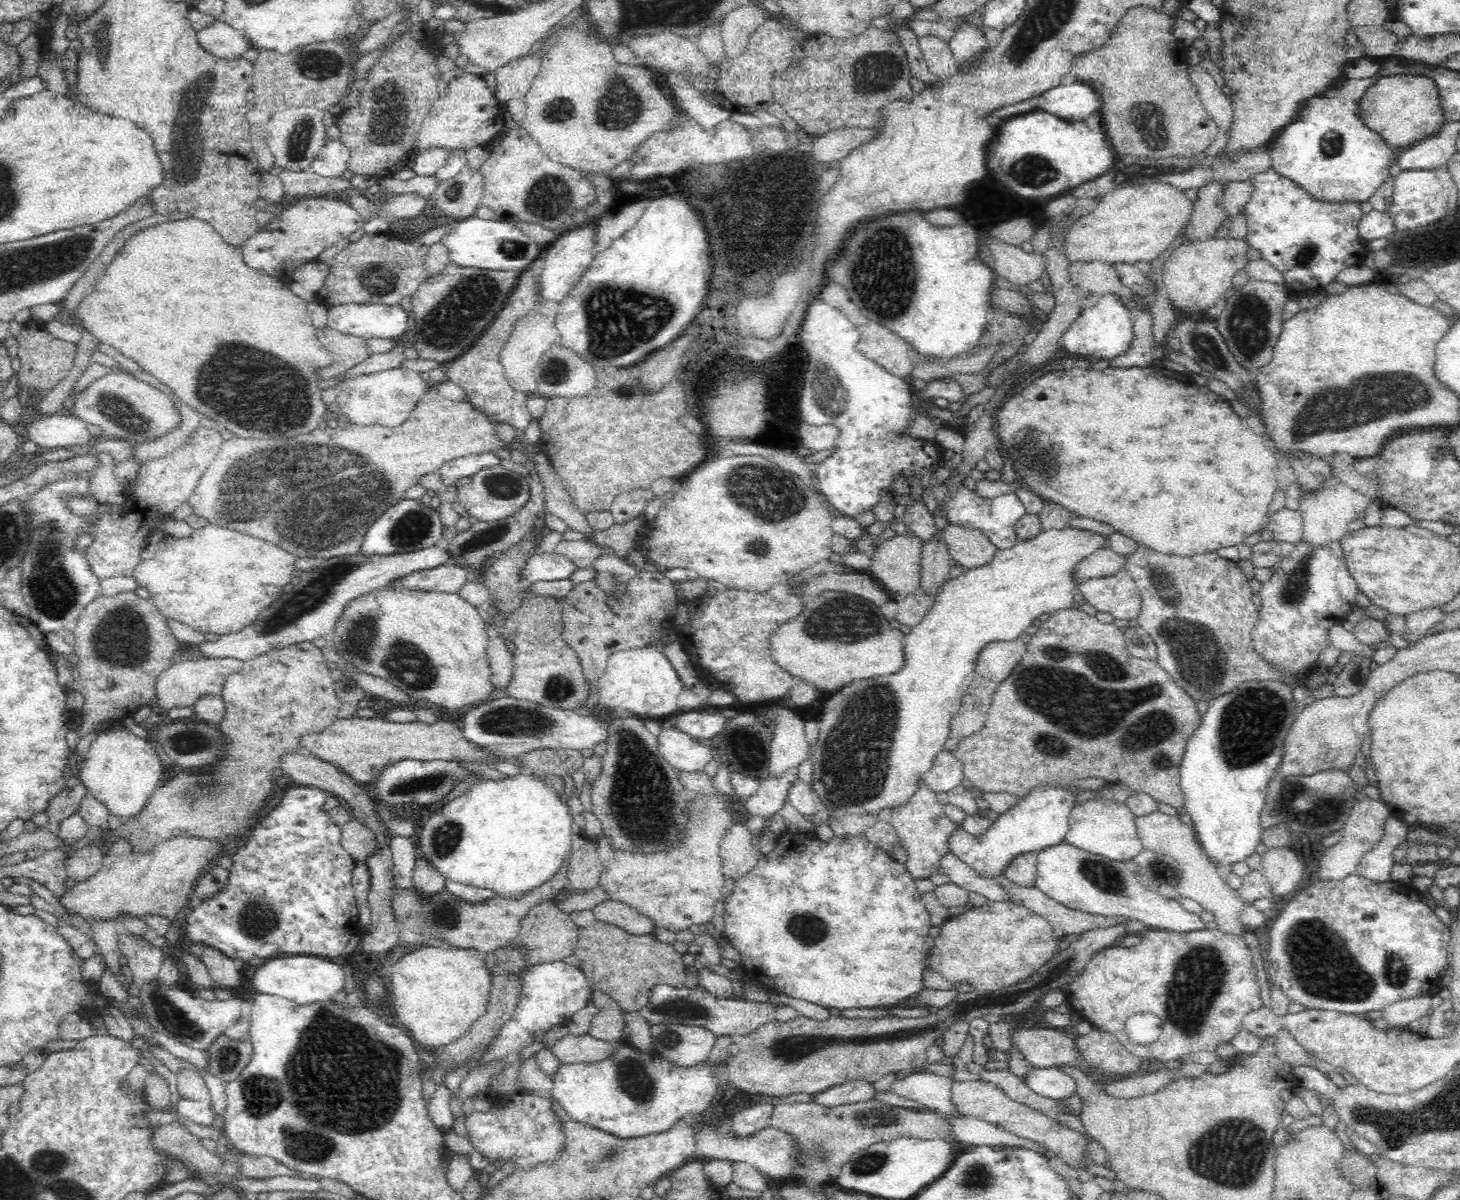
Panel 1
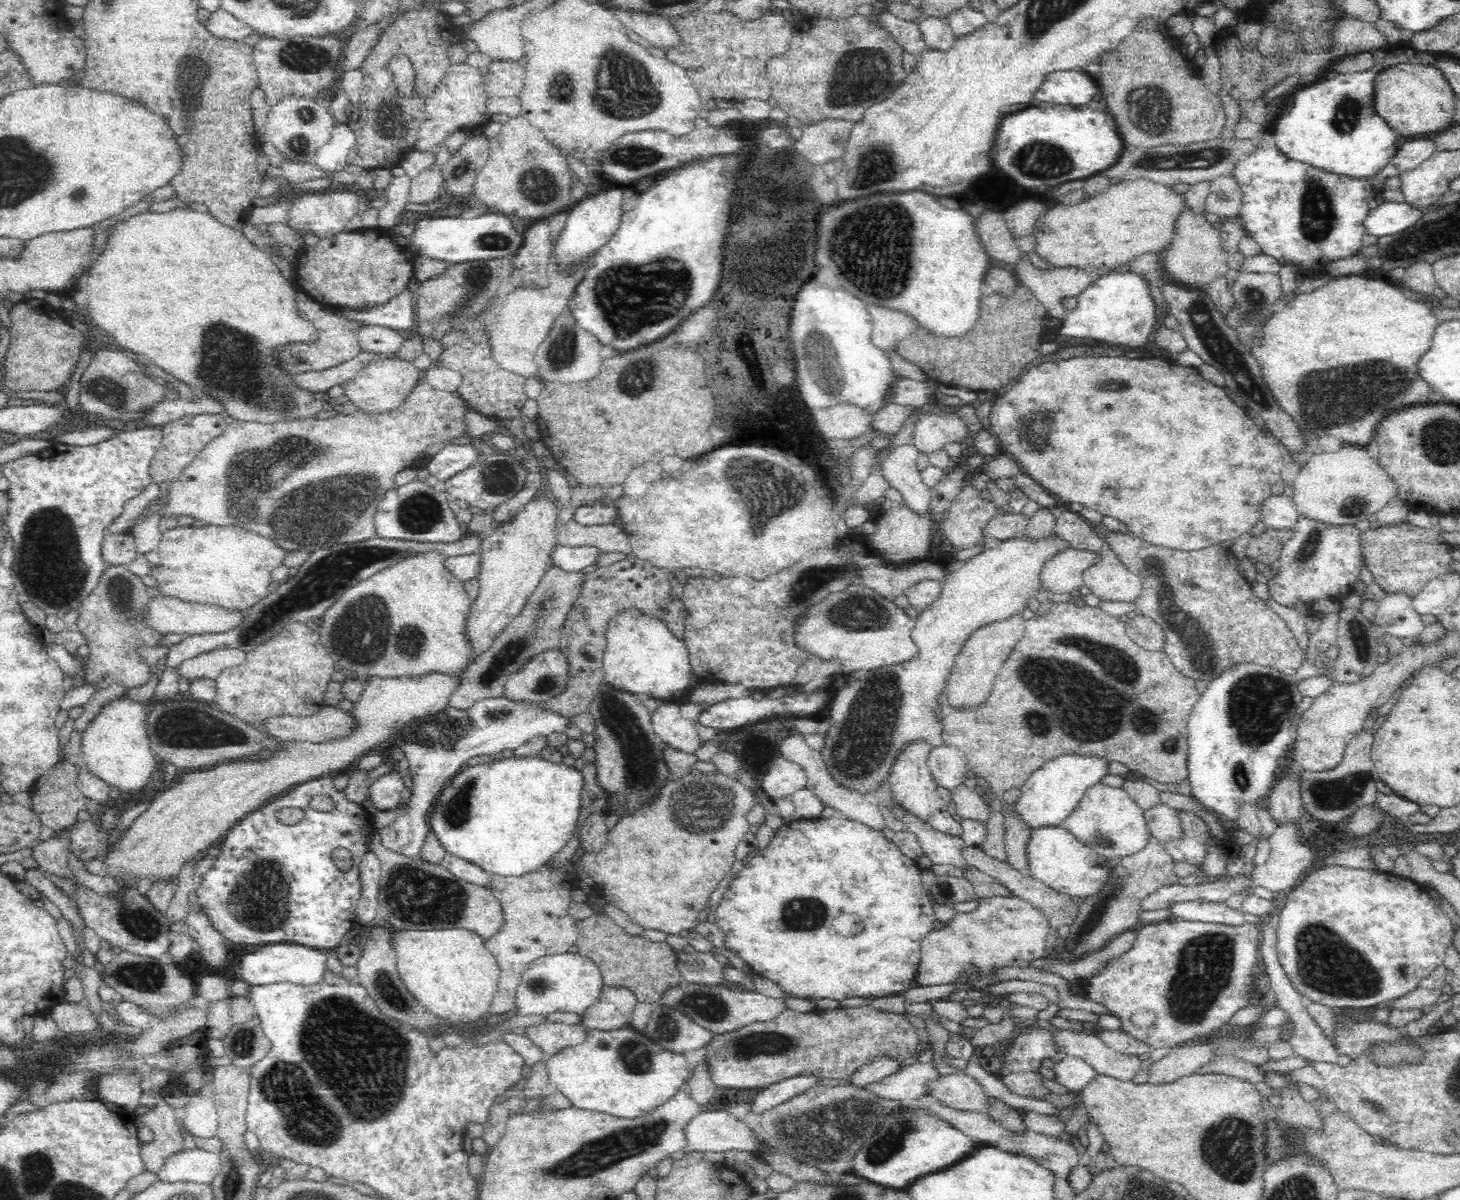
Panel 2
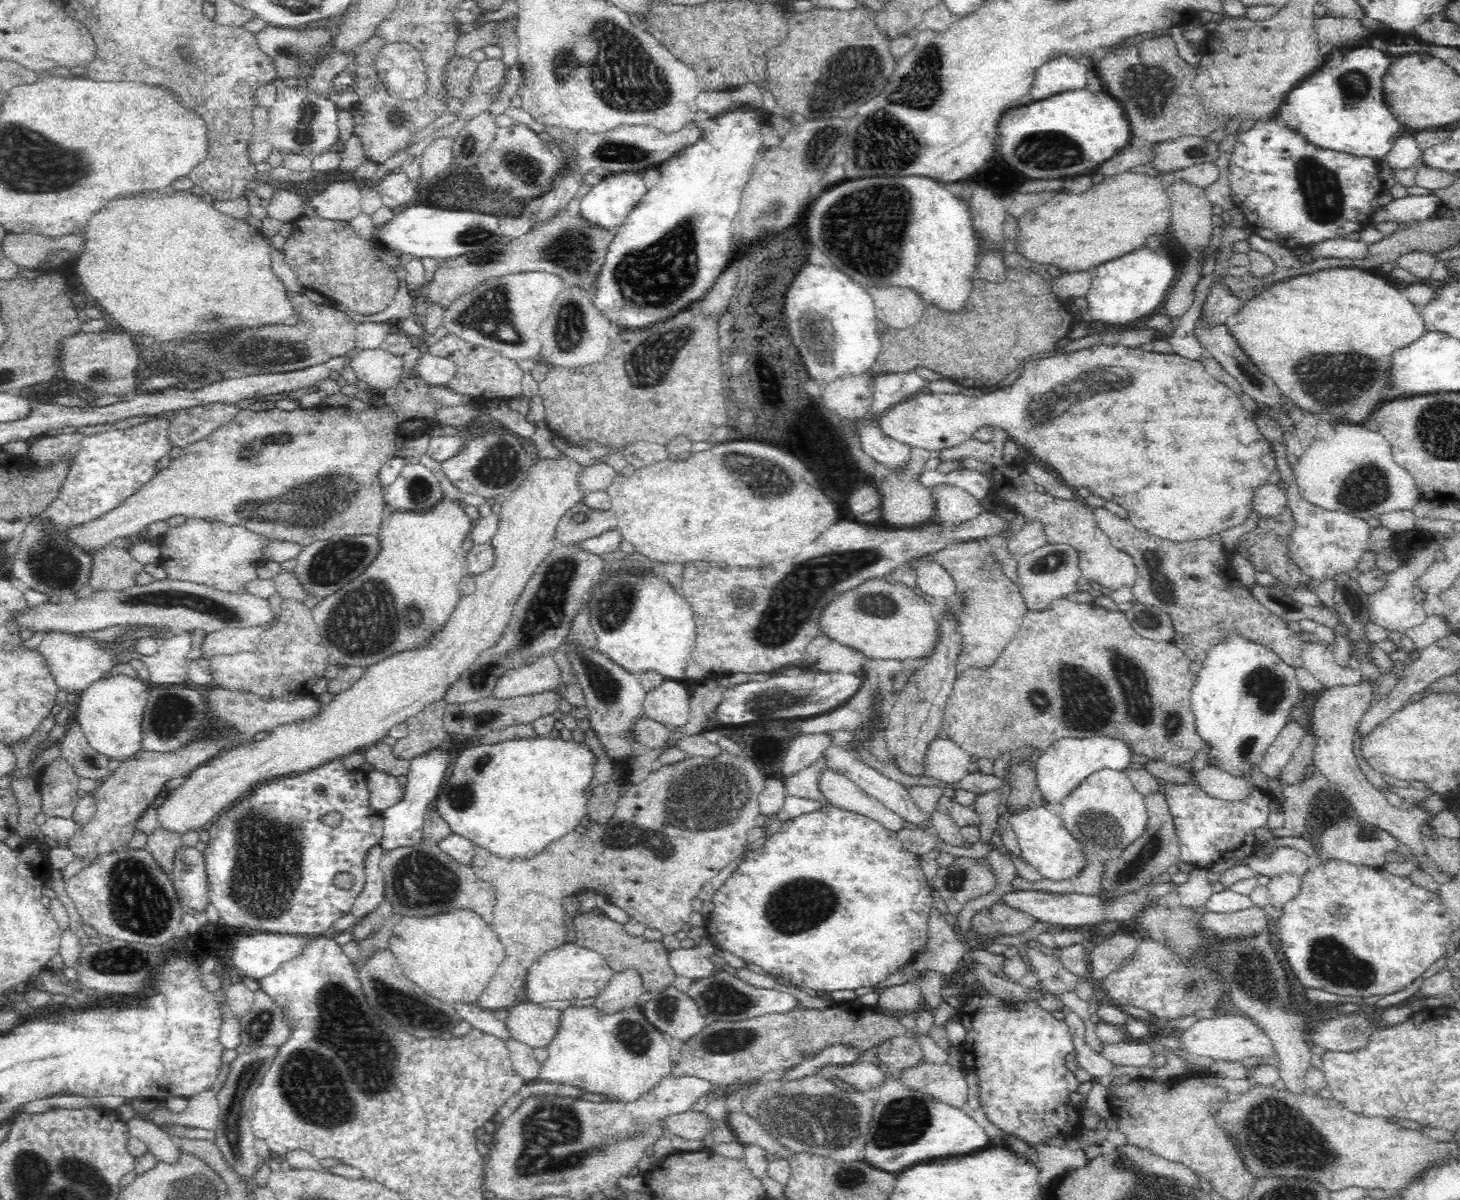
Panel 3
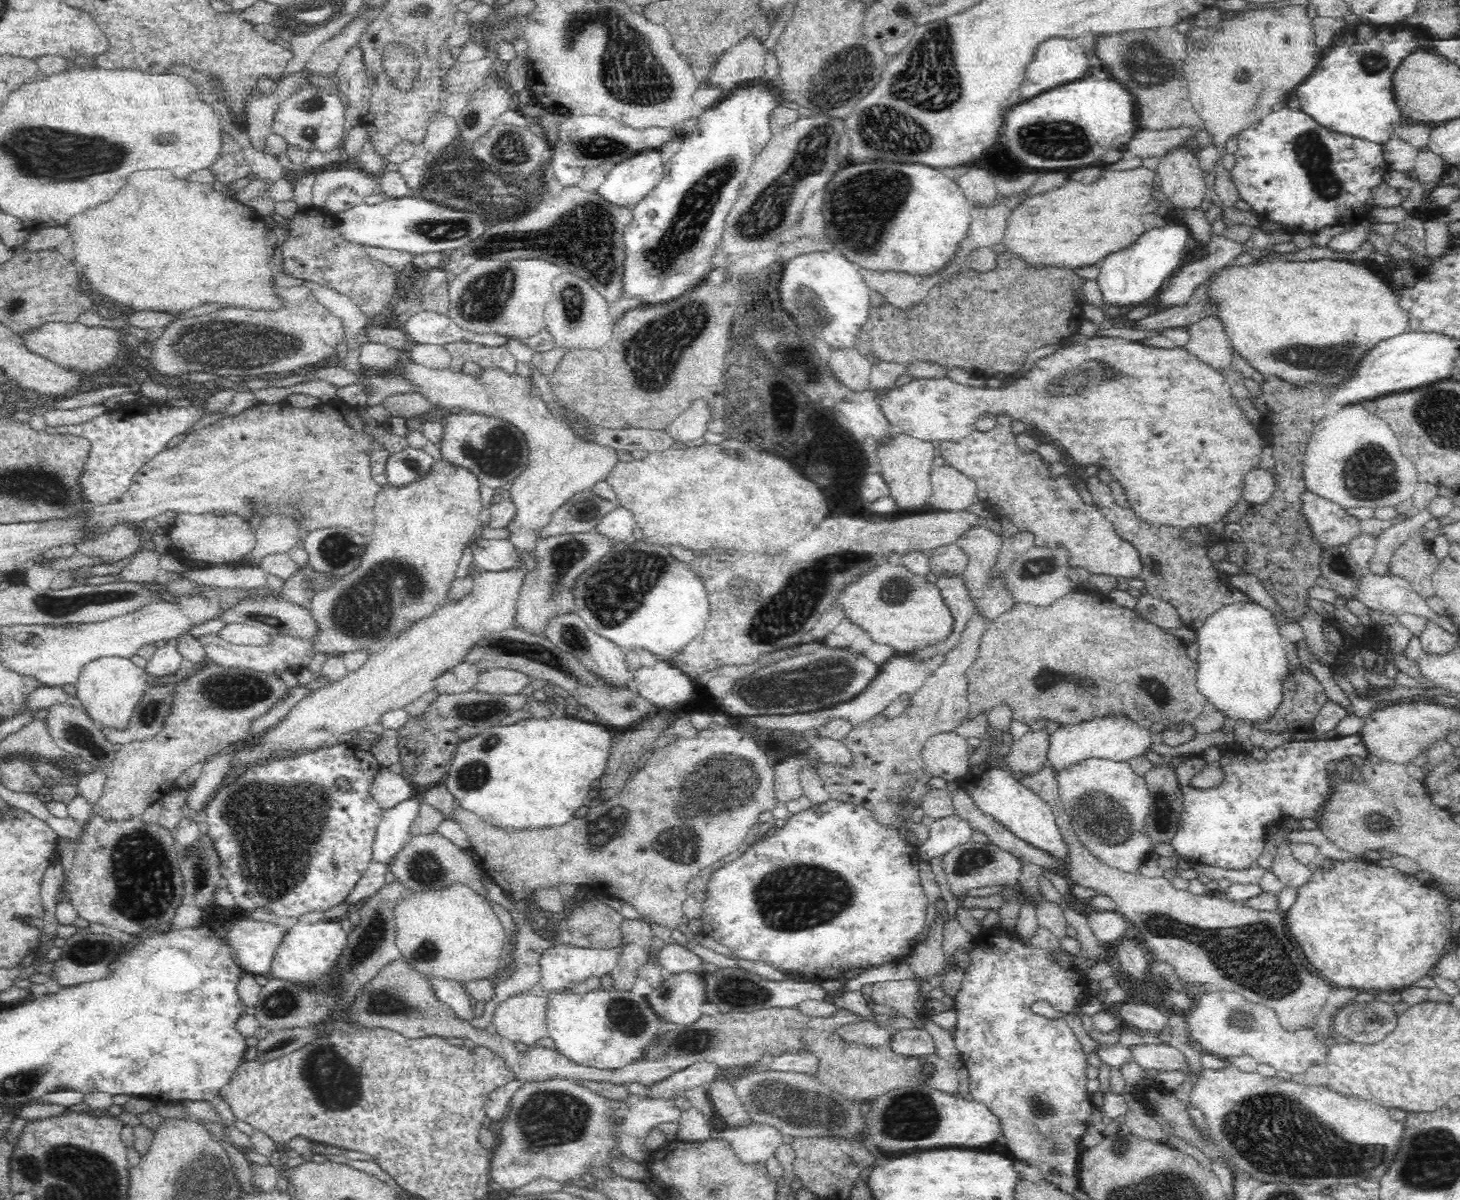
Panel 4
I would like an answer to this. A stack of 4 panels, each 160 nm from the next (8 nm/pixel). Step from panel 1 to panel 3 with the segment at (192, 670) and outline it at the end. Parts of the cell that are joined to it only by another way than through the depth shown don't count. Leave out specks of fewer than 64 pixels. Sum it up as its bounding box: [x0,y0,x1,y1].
[202,627,260,660]

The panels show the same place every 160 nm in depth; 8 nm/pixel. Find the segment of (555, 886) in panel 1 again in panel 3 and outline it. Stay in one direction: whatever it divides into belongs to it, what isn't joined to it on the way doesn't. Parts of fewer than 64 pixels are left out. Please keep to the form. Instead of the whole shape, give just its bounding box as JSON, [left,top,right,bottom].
[380,842,496,924]

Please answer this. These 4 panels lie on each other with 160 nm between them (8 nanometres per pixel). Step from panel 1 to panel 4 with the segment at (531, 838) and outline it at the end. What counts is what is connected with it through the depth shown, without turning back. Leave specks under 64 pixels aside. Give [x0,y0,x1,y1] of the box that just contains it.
[444,715,614,828]

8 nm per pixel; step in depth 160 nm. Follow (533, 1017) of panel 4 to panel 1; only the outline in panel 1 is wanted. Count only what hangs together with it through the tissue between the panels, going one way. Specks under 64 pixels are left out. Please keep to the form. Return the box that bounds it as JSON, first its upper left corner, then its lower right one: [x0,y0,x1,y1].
[552,1033,622,1063]

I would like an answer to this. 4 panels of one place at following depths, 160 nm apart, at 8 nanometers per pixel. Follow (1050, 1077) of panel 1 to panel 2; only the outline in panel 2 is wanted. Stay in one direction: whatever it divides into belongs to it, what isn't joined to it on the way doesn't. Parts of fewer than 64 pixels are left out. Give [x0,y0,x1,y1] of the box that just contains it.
[1052,1054,1099,1093]

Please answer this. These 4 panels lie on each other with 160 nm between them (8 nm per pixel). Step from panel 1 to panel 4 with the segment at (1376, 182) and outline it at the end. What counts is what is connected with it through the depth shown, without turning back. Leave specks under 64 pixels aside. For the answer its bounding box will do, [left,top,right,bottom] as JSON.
[1296,38,1420,142]

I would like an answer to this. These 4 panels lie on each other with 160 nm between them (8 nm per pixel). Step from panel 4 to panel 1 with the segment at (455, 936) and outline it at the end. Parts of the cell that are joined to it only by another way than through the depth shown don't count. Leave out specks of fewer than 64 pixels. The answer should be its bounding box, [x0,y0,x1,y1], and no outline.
[390,942,495,1048]

